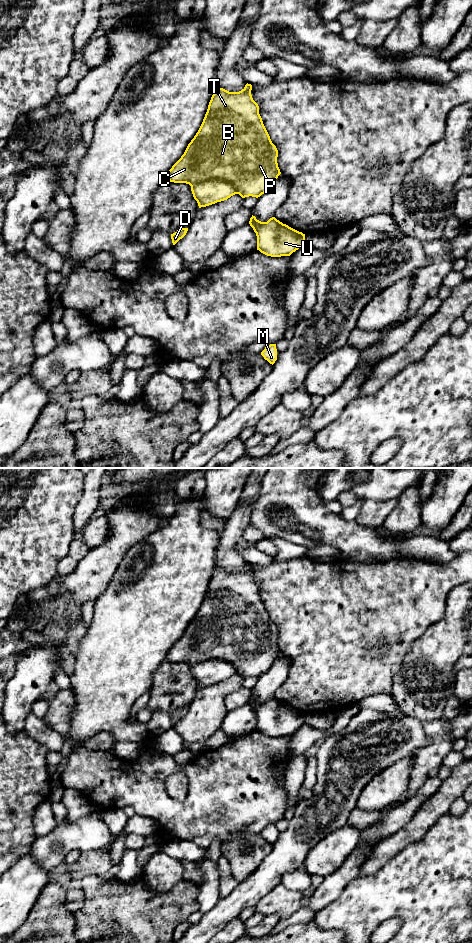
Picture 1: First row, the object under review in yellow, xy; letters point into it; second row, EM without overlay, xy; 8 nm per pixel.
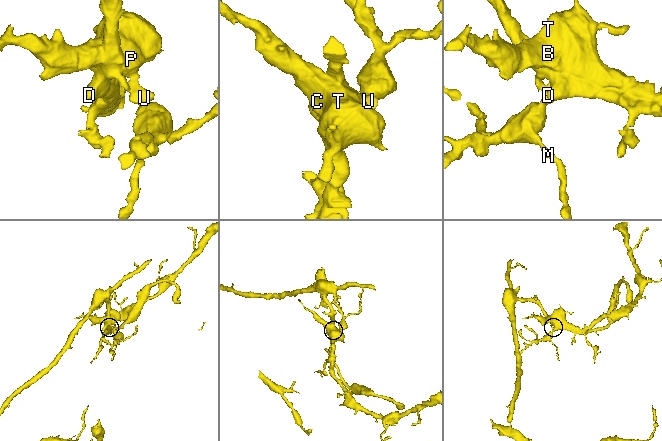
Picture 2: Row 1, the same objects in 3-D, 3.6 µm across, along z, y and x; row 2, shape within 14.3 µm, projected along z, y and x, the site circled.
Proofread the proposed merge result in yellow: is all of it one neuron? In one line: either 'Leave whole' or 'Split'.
Split

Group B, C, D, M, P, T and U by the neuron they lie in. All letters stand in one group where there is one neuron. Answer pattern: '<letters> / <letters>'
B C M P T U / D

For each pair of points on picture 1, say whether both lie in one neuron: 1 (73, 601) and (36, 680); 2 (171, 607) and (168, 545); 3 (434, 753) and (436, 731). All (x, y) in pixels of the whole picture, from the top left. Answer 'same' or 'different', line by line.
1: same
2: same
3: same

